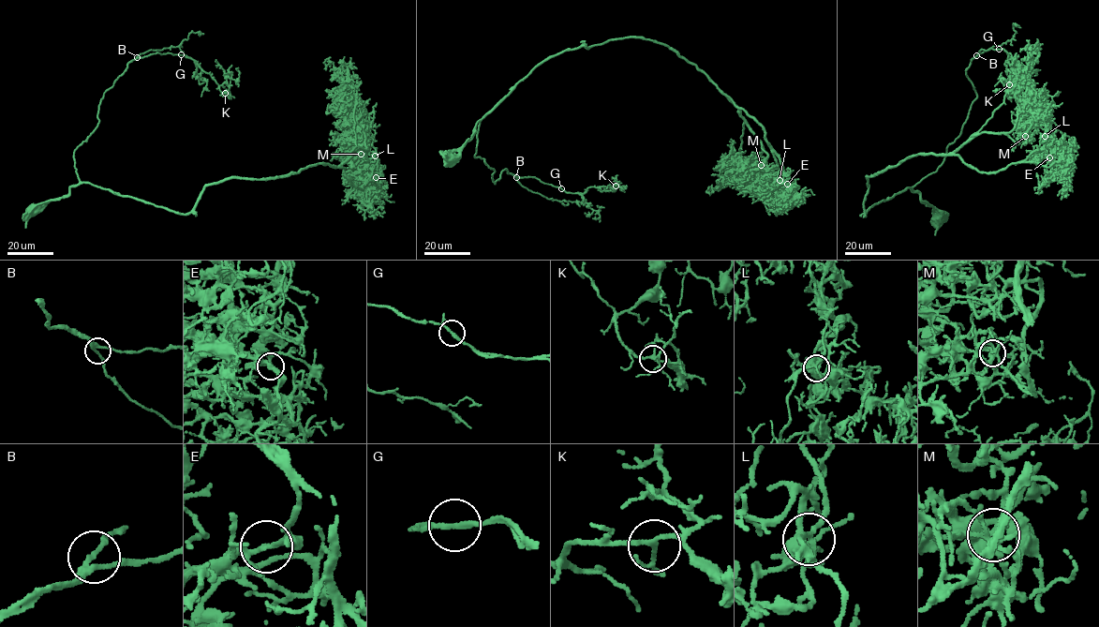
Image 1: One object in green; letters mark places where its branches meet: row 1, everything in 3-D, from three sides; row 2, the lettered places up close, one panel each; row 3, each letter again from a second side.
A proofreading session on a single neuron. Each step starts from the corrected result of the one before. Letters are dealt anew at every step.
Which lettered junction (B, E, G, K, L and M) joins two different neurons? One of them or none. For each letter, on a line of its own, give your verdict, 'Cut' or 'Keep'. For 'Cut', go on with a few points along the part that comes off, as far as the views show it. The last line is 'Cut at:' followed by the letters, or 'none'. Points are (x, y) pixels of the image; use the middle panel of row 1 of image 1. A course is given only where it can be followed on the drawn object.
B: Keep
E: Keep
G: Keep
K: Keep
L: Keep
M: Keep
Cut at: none

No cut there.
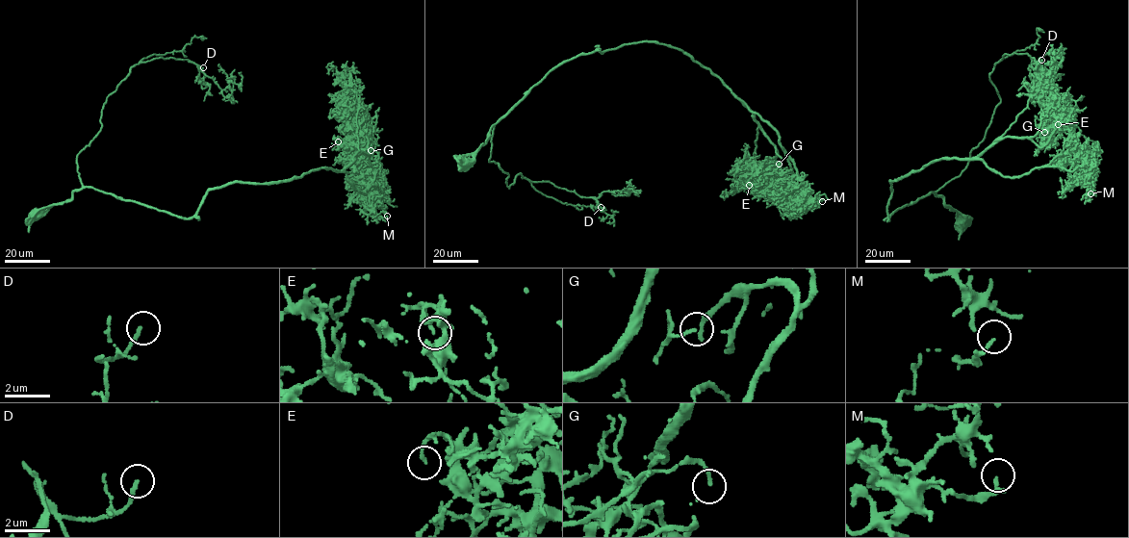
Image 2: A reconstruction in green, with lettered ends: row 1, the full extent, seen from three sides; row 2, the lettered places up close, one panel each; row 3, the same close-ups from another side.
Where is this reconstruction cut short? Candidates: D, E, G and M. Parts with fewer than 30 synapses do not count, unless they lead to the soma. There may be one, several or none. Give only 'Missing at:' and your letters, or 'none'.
Missing at: D

